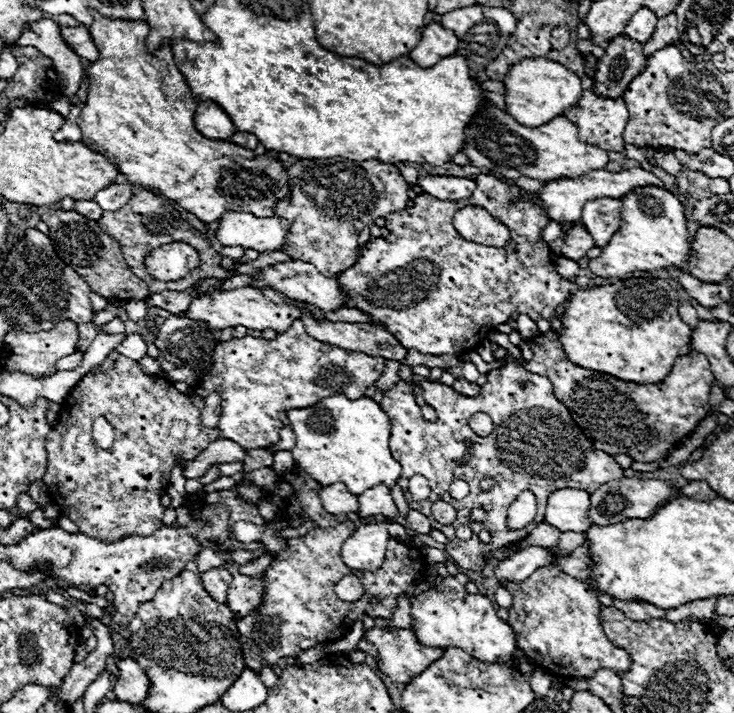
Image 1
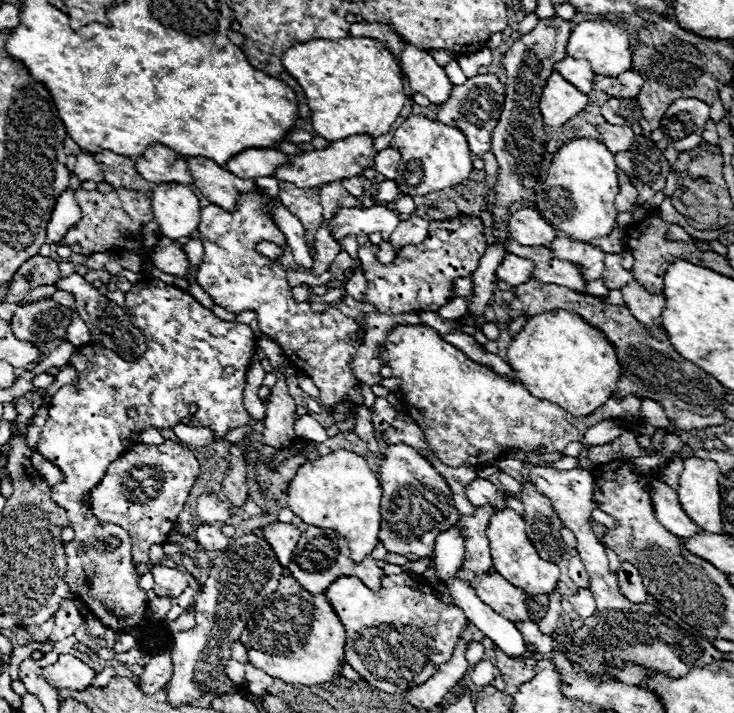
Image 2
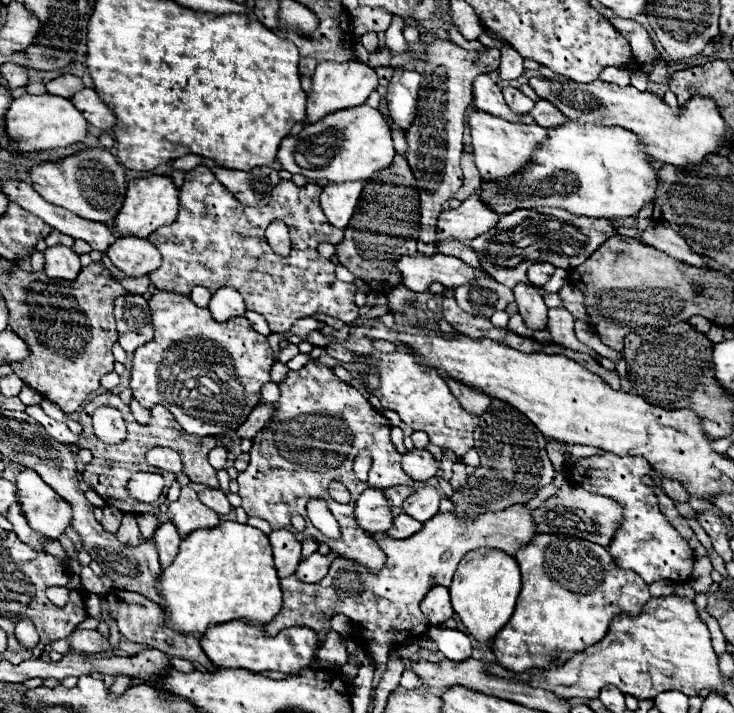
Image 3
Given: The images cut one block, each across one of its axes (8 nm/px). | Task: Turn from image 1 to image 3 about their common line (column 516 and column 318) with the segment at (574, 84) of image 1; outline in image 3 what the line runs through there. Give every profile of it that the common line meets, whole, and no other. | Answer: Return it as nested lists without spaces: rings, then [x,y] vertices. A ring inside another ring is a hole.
[[[322,60],[312,74],[312,90],[308,92],[308,100],[306,100],[306,118],[300,120],[292,128],[292,134],[298,134],[298,130],[302,130],[306,124],[320,122],[322,118],[326,118],[326,114],[332,114],[336,110],[362,106],[364,100],[370,96],[370,92],[376,90],[376,86],[378,86],[376,70],[372,70],[364,62],[358,62],[358,60],[354,60],[354,62]]]

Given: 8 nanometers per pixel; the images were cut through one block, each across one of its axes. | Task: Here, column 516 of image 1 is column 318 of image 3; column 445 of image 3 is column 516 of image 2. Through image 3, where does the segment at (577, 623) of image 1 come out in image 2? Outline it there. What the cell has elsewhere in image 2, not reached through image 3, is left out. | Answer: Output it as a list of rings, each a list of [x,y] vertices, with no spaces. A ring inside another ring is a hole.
[[[510,508],[494,512],[490,518],[490,526],[486,530],[486,538],[490,542],[490,554],[492,554],[496,572],[500,572],[510,584],[526,590],[530,596],[550,594],[556,588],[560,570],[556,564],[550,564],[538,556],[536,548],[526,536],[526,522],[522,520],[520,514],[516,514]]]

